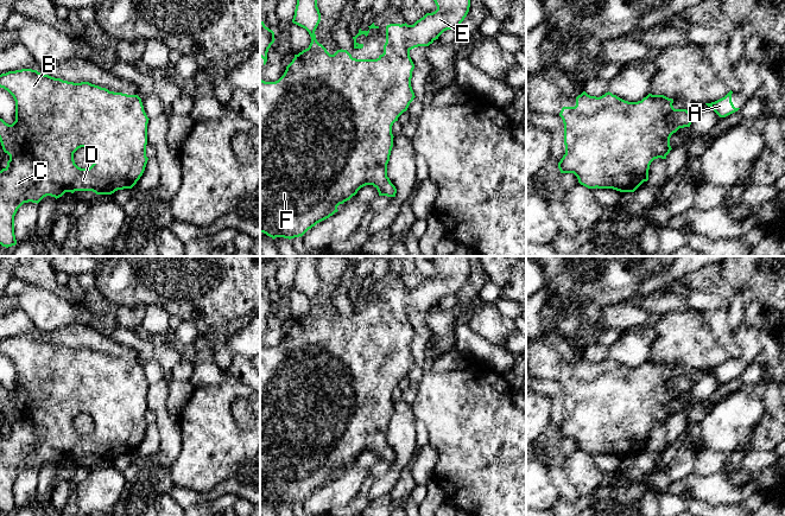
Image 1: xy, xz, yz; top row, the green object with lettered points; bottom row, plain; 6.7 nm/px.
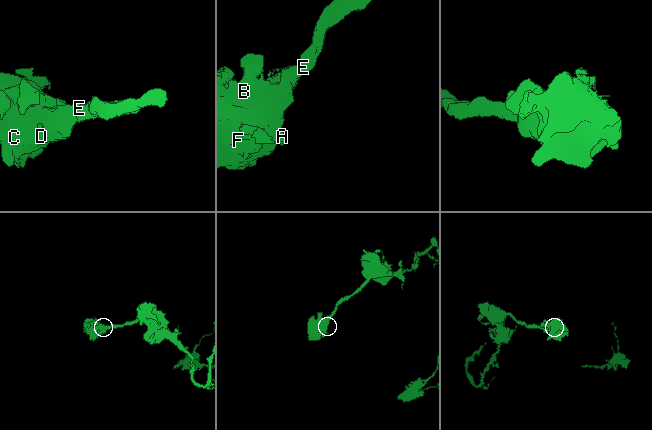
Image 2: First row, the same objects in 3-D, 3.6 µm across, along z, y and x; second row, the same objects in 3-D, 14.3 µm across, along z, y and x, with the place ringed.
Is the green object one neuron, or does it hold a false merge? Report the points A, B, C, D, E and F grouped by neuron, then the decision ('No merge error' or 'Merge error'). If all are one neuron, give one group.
Groups: A B C D E F. No merge error

